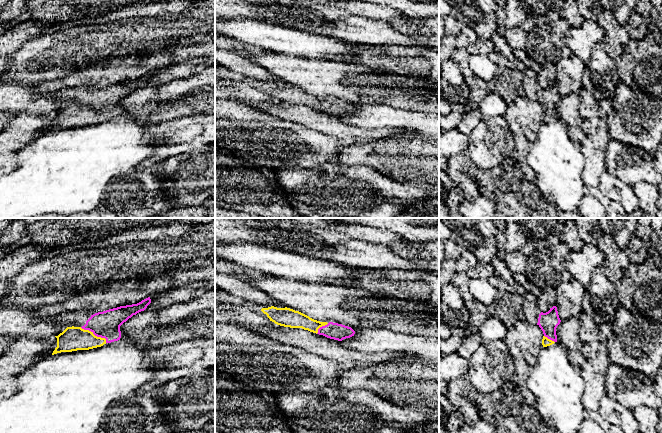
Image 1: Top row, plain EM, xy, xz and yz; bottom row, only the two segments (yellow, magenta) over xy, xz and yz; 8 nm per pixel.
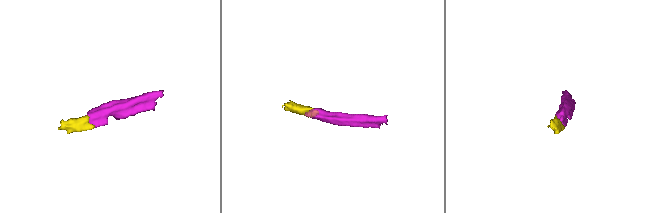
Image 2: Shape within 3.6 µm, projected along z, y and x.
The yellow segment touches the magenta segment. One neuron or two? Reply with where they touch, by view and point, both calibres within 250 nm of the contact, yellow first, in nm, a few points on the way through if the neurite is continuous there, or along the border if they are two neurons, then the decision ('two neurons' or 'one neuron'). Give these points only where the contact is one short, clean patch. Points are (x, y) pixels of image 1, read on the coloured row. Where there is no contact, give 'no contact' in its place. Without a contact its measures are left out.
meets yellow in xy at (93, 334); 190 nm thick on the yellow side, 220 nm on the other; runs through xy (72, 338), (85, 338), (93, 334), (106, 324); one neuron

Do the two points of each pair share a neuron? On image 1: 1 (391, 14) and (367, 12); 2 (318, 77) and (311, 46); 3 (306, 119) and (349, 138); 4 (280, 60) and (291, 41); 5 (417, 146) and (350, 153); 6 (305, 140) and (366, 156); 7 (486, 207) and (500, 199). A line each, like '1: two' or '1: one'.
1: one
2: two
3: one
4: two
5: one
6: two
7: two

